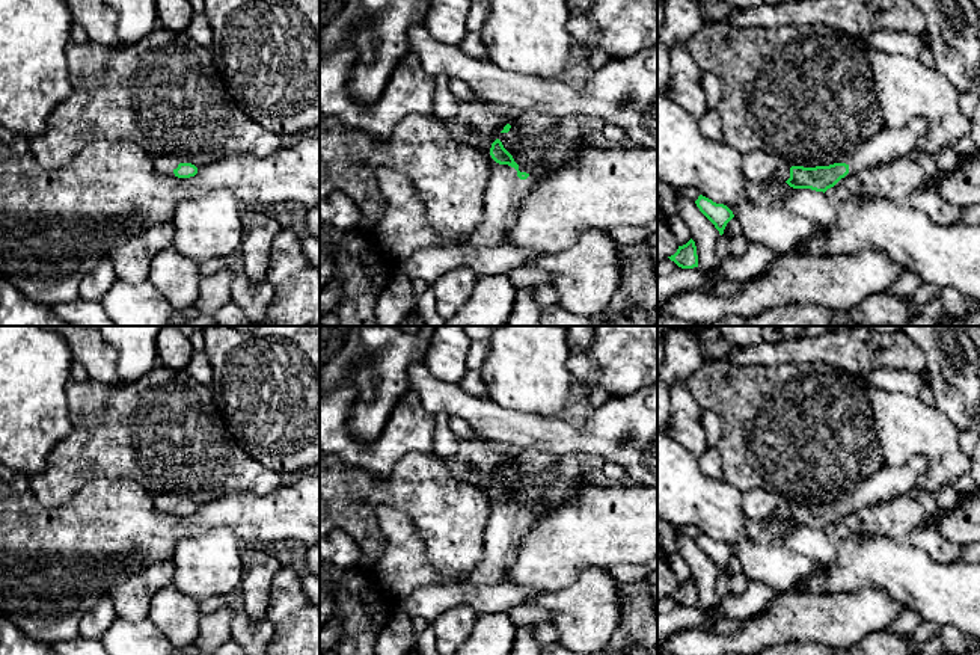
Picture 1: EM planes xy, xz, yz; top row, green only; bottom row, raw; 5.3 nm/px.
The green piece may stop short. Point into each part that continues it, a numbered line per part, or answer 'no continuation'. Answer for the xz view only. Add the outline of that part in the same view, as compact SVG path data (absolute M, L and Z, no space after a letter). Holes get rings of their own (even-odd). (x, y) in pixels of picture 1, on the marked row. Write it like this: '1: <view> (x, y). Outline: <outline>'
1: xz (505, 192). Outline: M492 163L490 180L484 193L484 217L467 241L473 248L498 248L517 222L522 202L528 198L535 180L529 166L516 171L508 165Z

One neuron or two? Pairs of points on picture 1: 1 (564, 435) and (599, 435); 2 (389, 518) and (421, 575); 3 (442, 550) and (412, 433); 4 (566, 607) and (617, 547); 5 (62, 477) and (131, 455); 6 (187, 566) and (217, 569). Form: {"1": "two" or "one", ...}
{"1": "one", "2": "one", "3": "two", "4": "two", "5": "one", "6": "one"}

